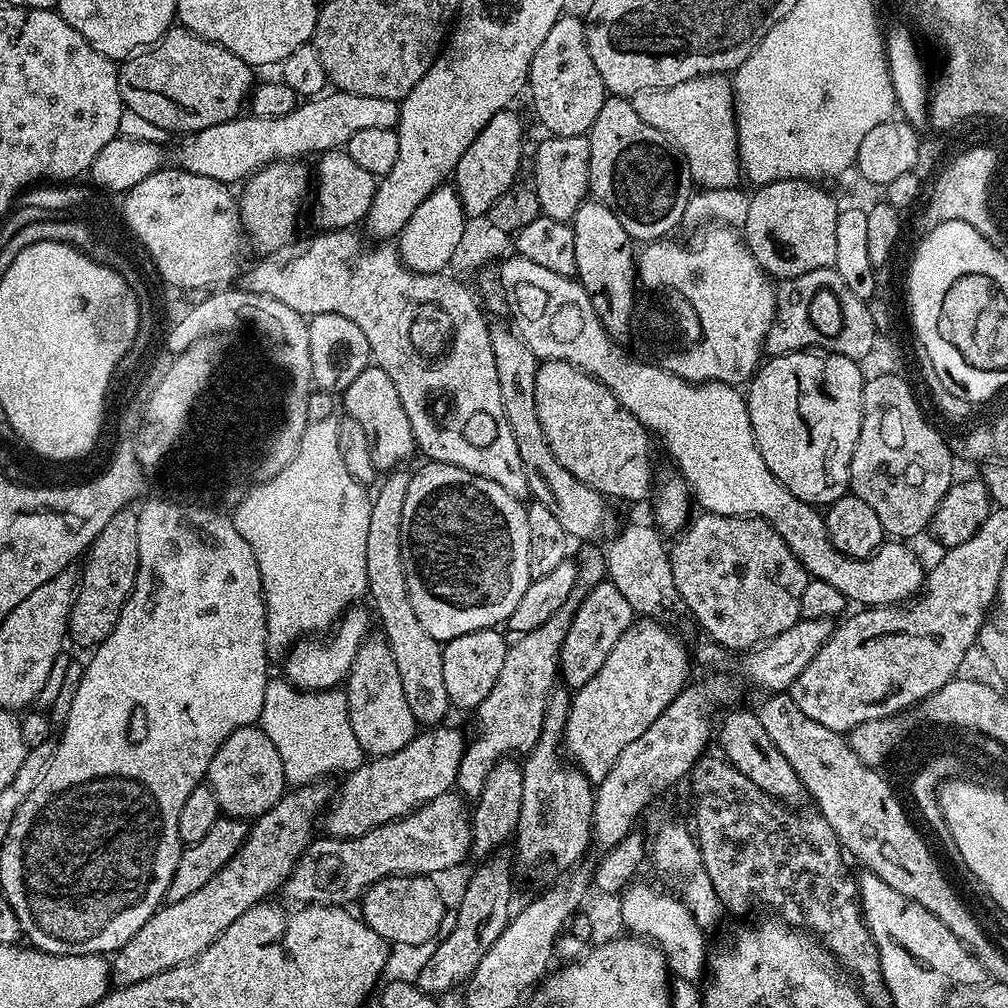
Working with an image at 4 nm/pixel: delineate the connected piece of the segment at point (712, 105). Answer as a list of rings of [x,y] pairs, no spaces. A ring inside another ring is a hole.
[[[724,74],[699,76],[678,86],[642,90],[630,97],[638,118],[668,137],[688,160],[693,185],[726,190],[742,180],[740,151],[736,145],[736,101],[731,79]]]

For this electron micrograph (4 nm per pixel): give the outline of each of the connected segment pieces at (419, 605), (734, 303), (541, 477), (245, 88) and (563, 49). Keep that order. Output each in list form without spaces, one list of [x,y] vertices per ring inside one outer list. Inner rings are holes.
[[[424,462],[417,472],[411,473],[410,490],[406,494],[406,506],[402,509],[402,562],[406,570],[406,586],[410,590],[410,606],[414,606],[414,614],[418,614],[418,622],[435,640],[447,642],[462,634],[470,634],[474,630],[496,628],[503,625],[514,614],[514,606],[526,594],[526,586],[532,580],[530,574],[530,526],[528,525],[528,509],[525,501],[514,494],[506,494],[498,482],[490,482],[490,478],[482,478],[478,474],[470,474],[458,466]]]
[[[708,226],[703,230],[685,244],[672,240],[676,238],[645,243],[638,252],[638,274],[646,274],[646,278],[670,278],[672,288],[680,288],[696,304],[696,312],[704,320],[704,338],[710,348],[714,344],[716,354],[710,356],[710,368],[698,374],[695,383],[717,380],[744,386],[762,363],[764,339],[776,316],[776,288],[744,245],[739,231],[727,226]]]
[[[493,323],[490,328],[490,342],[494,350],[494,366],[498,366],[498,390],[502,390],[502,410],[506,410],[506,422],[510,422],[510,434],[518,442],[518,455],[522,458],[522,467],[526,470],[526,482],[532,500],[542,502],[558,518],[562,530],[569,538],[576,536],[580,542],[592,542],[604,528],[608,520],[608,508],[605,497],[590,486],[586,486],[558,458],[544,437],[542,422],[538,422],[538,406],[534,398],[536,369],[538,361],[535,354],[522,342],[511,327],[503,328]]]
[[[173,26],[155,44],[127,57],[118,68],[118,90],[127,111],[154,122],[166,134],[201,132],[218,122],[241,115],[253,87],[253,69],[220,44],[191,35],[183,26]],[[172,40],[180,40],[172,48]],[[172,60],[180,69],[172,77]]]
[[[561,14],[558,22],[550,26],[550,34],[546,34],[542,46],[538,46],[538,54],[534,54],[528,71],[526,88],[529,93],[532,91],[532,108],[548,136],[587,136],[594,126],[594,118],[598,118],[598,110],[602,110],[606,99],[602,74],[598,74],[594,58],[590,58],[590,50],[586,46],[583,19],[579,15],[568,15]]]

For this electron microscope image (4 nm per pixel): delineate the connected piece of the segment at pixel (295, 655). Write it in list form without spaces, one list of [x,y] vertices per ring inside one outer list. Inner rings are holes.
[[[364,606],[347,608],[344,615],[336,621],[331,631],[323,638],[297,640],[283,657],[283,679],[295,688],[303,688],[305,692],[327,692],[339,689],[348,679],[348,672],[351,670],[351,664],[359,648],[370,636],[368,627],[374,624],[369,609],[360,607]]]

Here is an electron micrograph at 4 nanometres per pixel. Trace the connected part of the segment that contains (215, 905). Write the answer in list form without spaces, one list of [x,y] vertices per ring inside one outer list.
[[[328,782],[302,784],[285,791],[282,799],[274,806],[270,806],[266,814],[257,816],[251,821],[248,837],[242,842],[238,854],[234,854],[234,858],[230,858],[230,862],[226,862],[226,866],[222,866],[222,870],[218,870],[218,874],[214,874],[214,878],[210,878],[206,886],[194,890],[194,894],[190,894],[190,898],[182,898],[182,902],[165,903],[157,908],[154,915],[146,922],[146,926],[142,926],[142,930],[138,930],[138,934],[134,934],[134,938],[130,938],[126,946],[118,949],[110,960],[112,984],[125,988],[134,982],[154,978],[154,974],[190,962],[195,956],[202,954],[206,946],[214,943],[224,933],[226,926],[234,922],[234,918],[242,918],[246,910],[250,910],[255,904],[267,901],[271,897],[268,896],[271,892],[279,893],[282,885],[287,882],[288,875],[299,862],[300,855],[312,843],[314,839],[312,831],[316,828],[316,822],[318,826],[318,821],[324,816],[325,809],[328,808],[333,796],[334,788],[333,786],[331,788]]]

